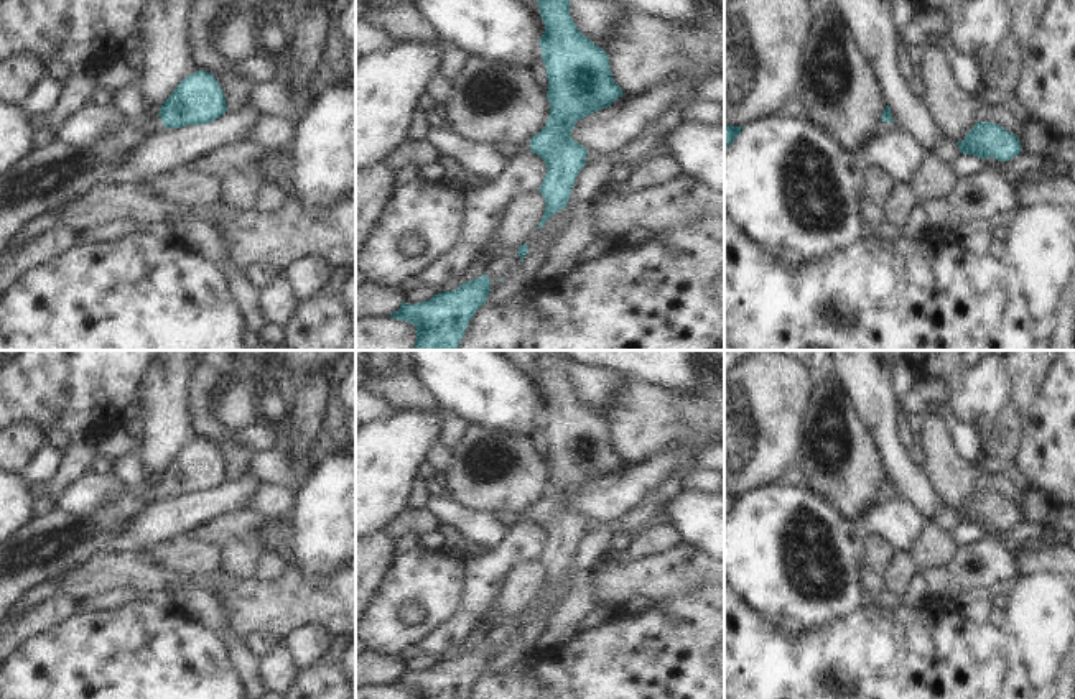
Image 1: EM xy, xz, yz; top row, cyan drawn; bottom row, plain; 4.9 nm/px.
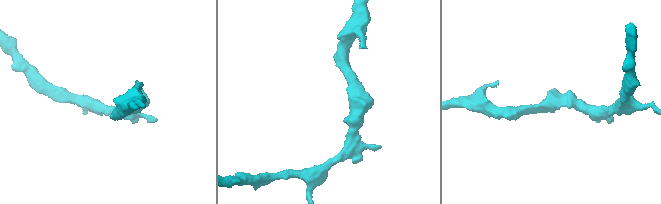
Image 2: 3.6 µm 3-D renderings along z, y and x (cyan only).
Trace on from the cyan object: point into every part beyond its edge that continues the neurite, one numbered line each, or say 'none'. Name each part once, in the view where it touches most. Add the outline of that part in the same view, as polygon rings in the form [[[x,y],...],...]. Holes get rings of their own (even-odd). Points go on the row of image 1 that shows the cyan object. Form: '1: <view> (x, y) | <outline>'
1: xy (127, 101) | [[[135,81],[127,87],[117,90],[110,105],[120,115],[123,115],[132,128],[142,137],[155,135],[166,130],[160,115],[155,115],[151,118],[147,118],[143,115],[145,104],[142,100],[142,81]]]

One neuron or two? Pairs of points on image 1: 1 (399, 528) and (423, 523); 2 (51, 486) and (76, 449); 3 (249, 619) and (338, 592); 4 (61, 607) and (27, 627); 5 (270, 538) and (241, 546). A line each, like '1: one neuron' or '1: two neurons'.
1: one neuron
2: one neuron
3: one neuron
4: one neuron
5: two neurons

